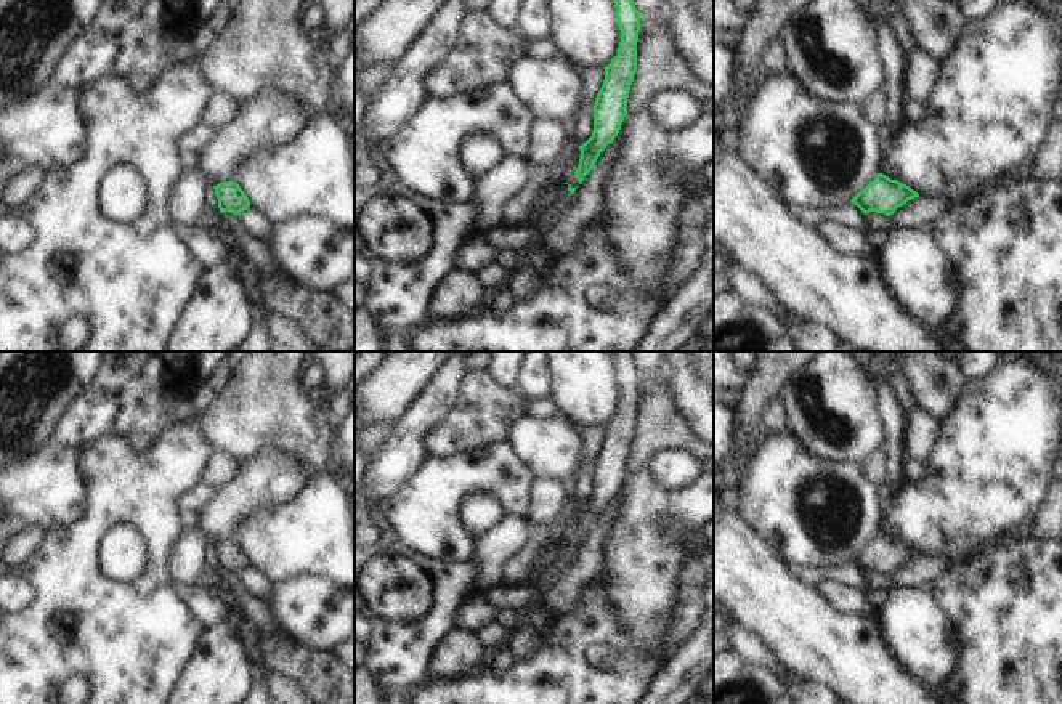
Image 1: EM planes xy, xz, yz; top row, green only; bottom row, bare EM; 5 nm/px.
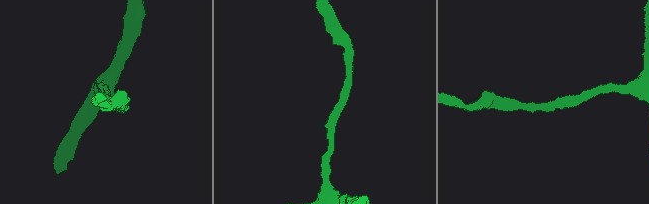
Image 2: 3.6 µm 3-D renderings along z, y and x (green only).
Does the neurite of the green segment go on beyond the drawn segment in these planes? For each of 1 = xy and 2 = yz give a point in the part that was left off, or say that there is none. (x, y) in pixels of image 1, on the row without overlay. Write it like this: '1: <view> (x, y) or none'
1: none
2: none

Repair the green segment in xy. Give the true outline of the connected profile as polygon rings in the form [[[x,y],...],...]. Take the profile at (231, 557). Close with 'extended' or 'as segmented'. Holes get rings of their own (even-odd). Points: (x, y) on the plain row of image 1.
[[[225,540],[213,545],[220,571],[239,574],[250,566],[250,560],[241,545],[234,540]]]; as segmented

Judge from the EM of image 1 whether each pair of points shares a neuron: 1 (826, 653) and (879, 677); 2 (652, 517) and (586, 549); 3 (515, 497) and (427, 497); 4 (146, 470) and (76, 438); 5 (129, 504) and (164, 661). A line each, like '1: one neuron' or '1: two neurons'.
1: one neuron
2: two neurons
3: one neuron
4: two neurons
5: one neuron

